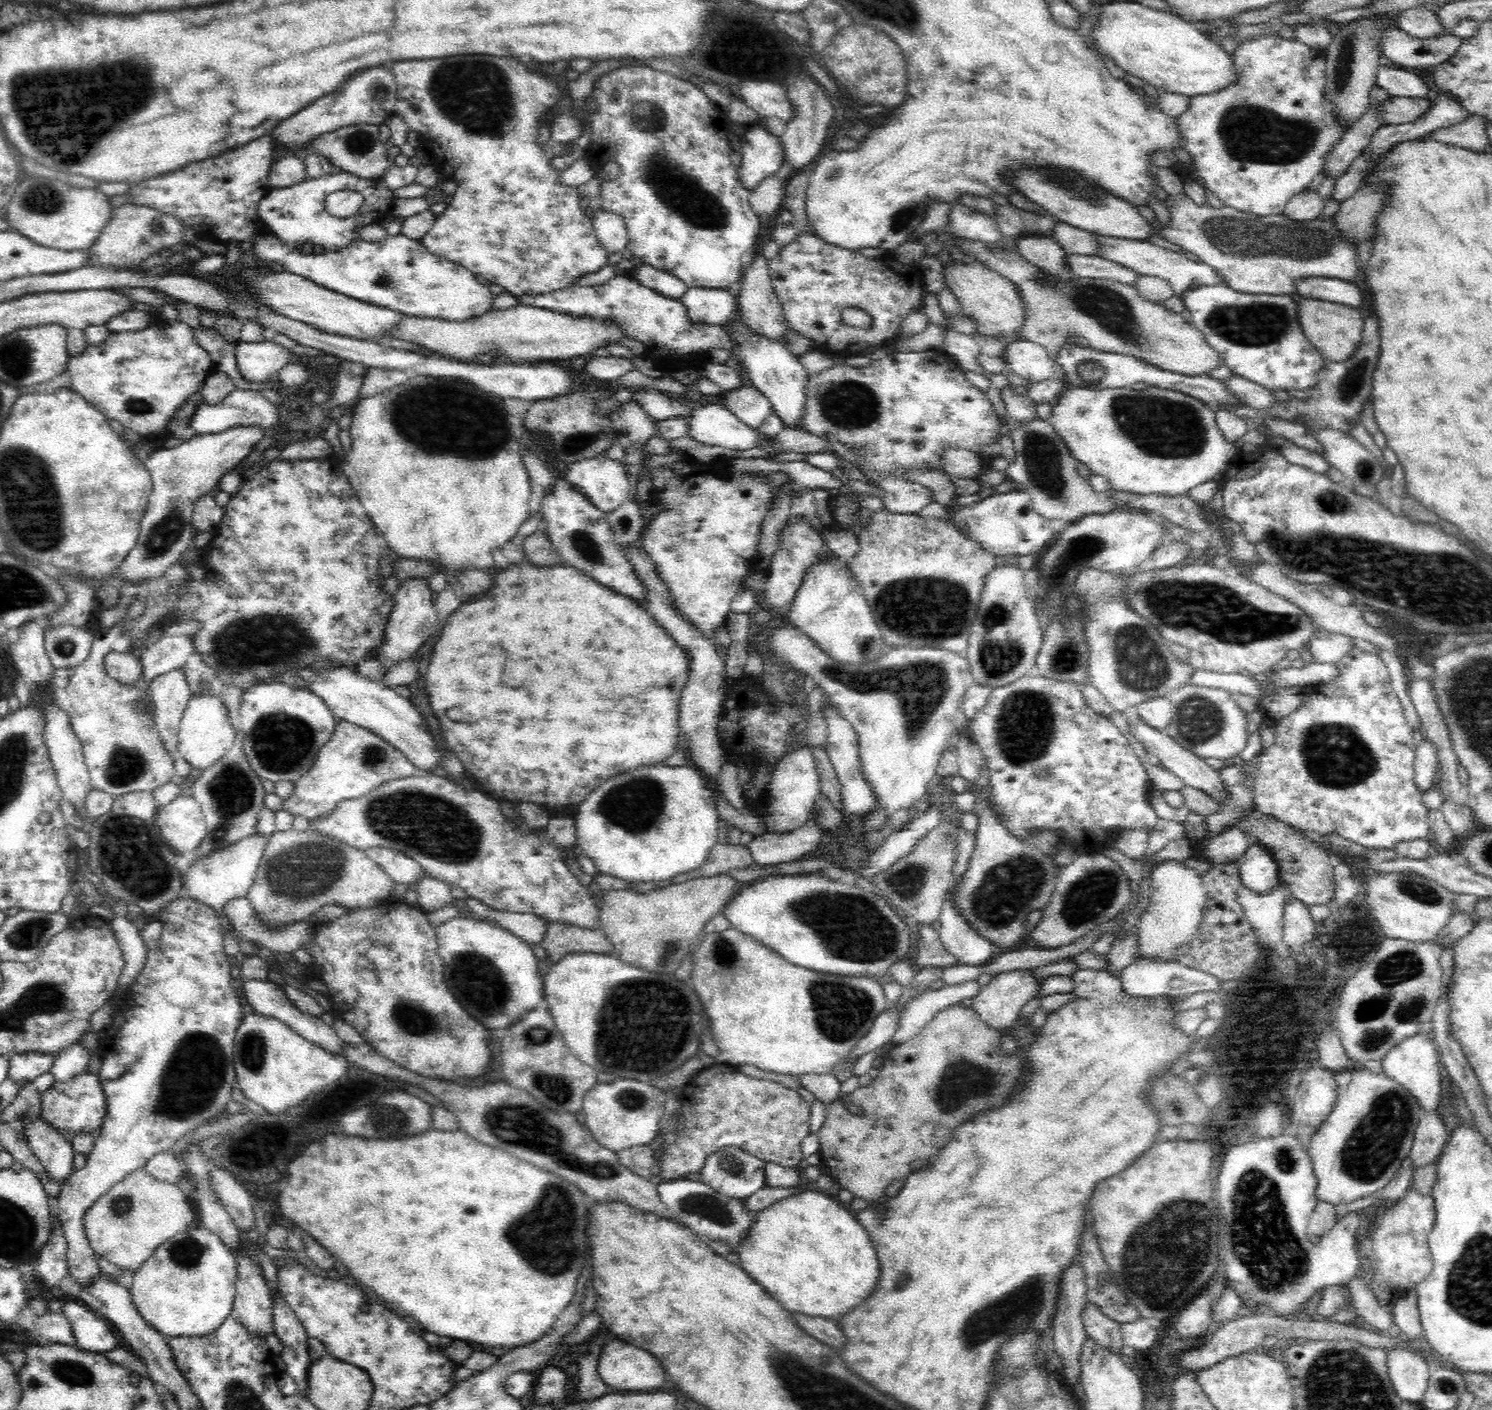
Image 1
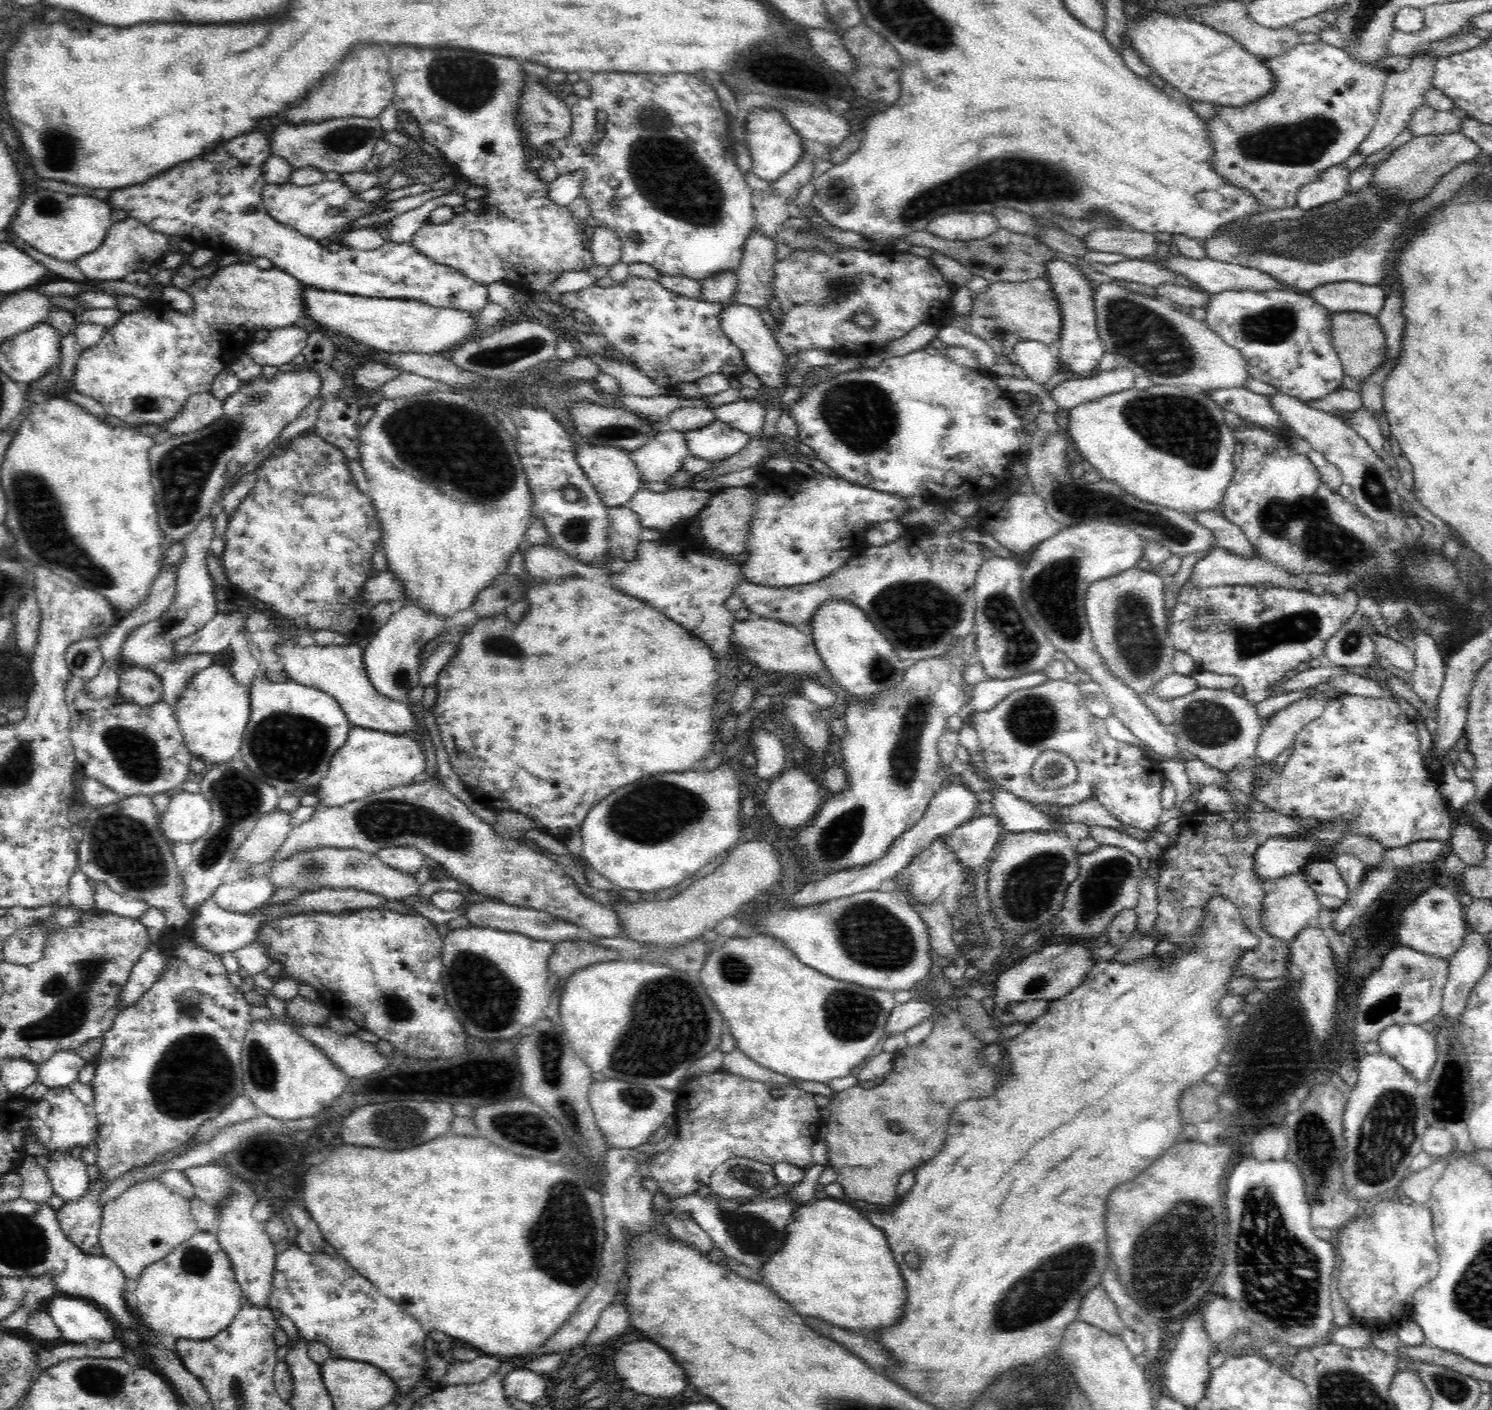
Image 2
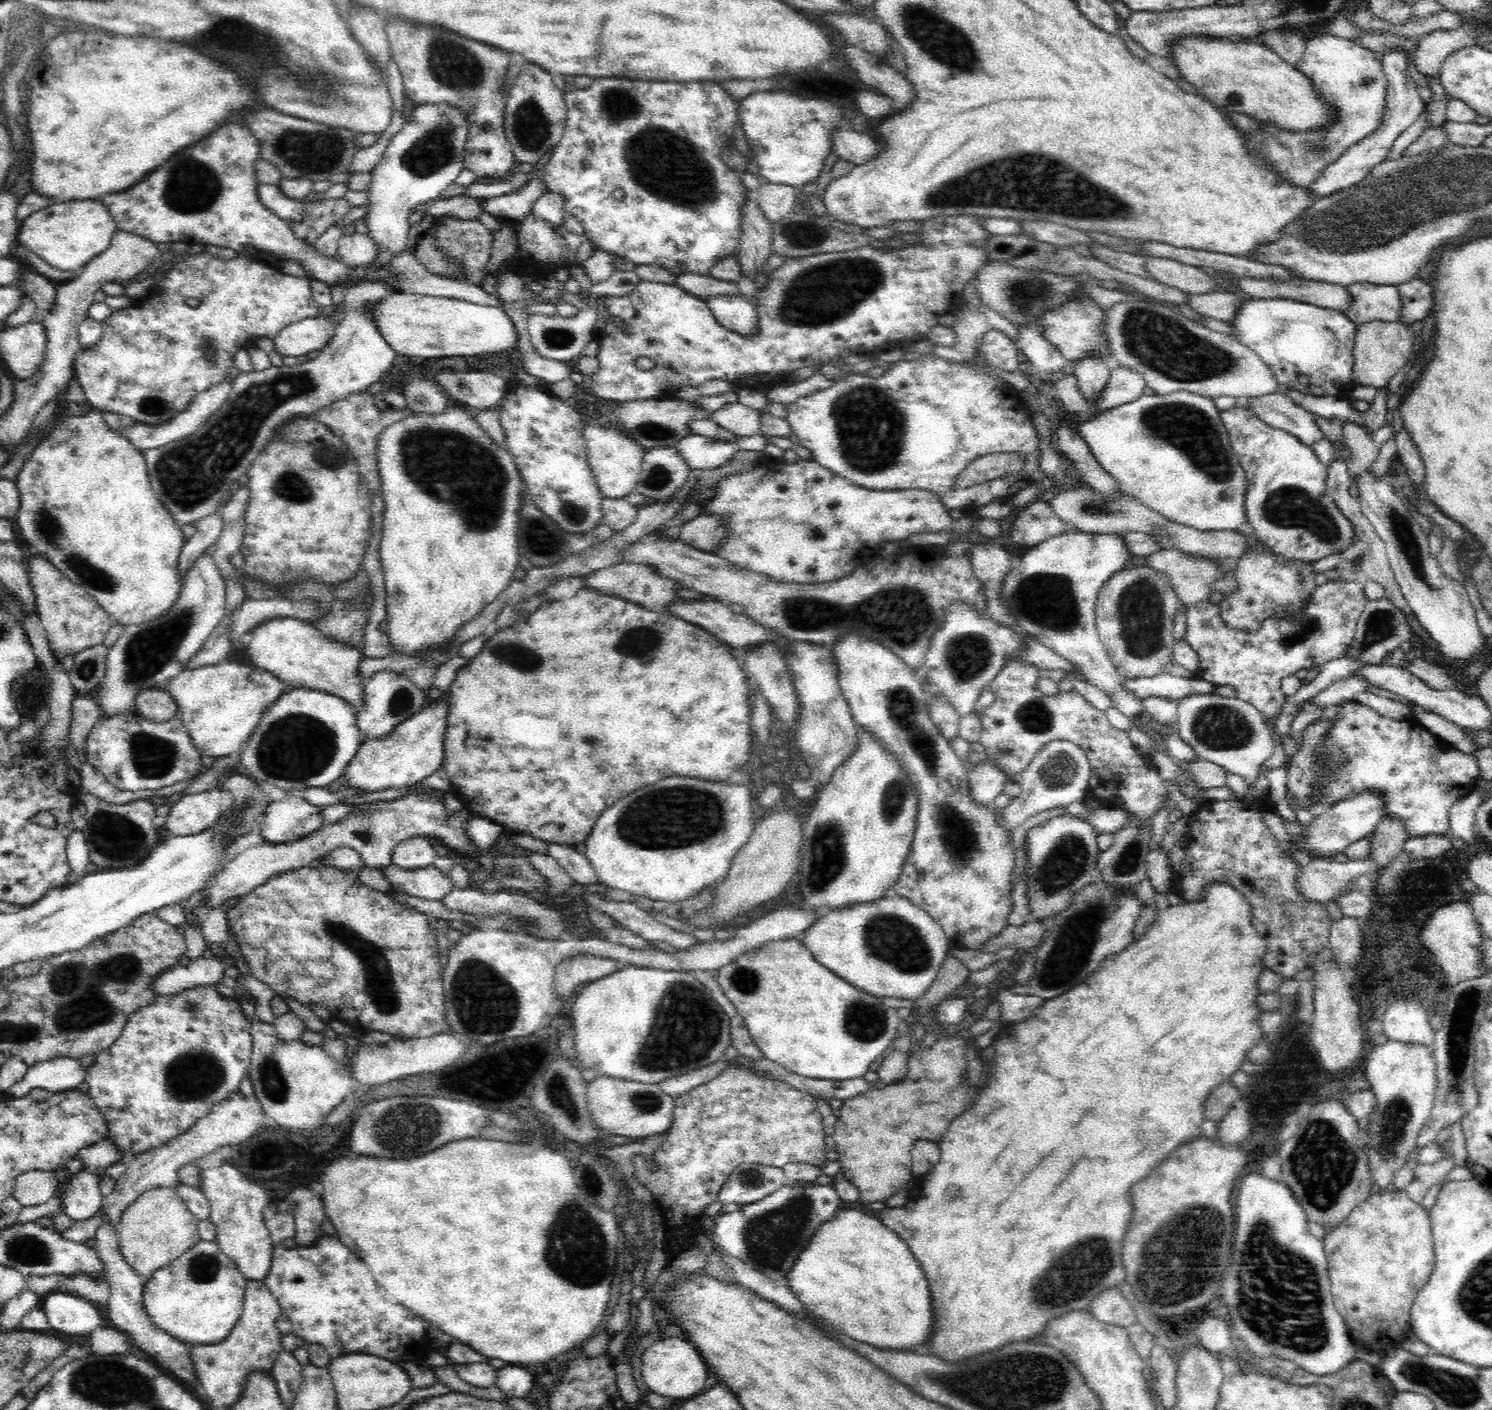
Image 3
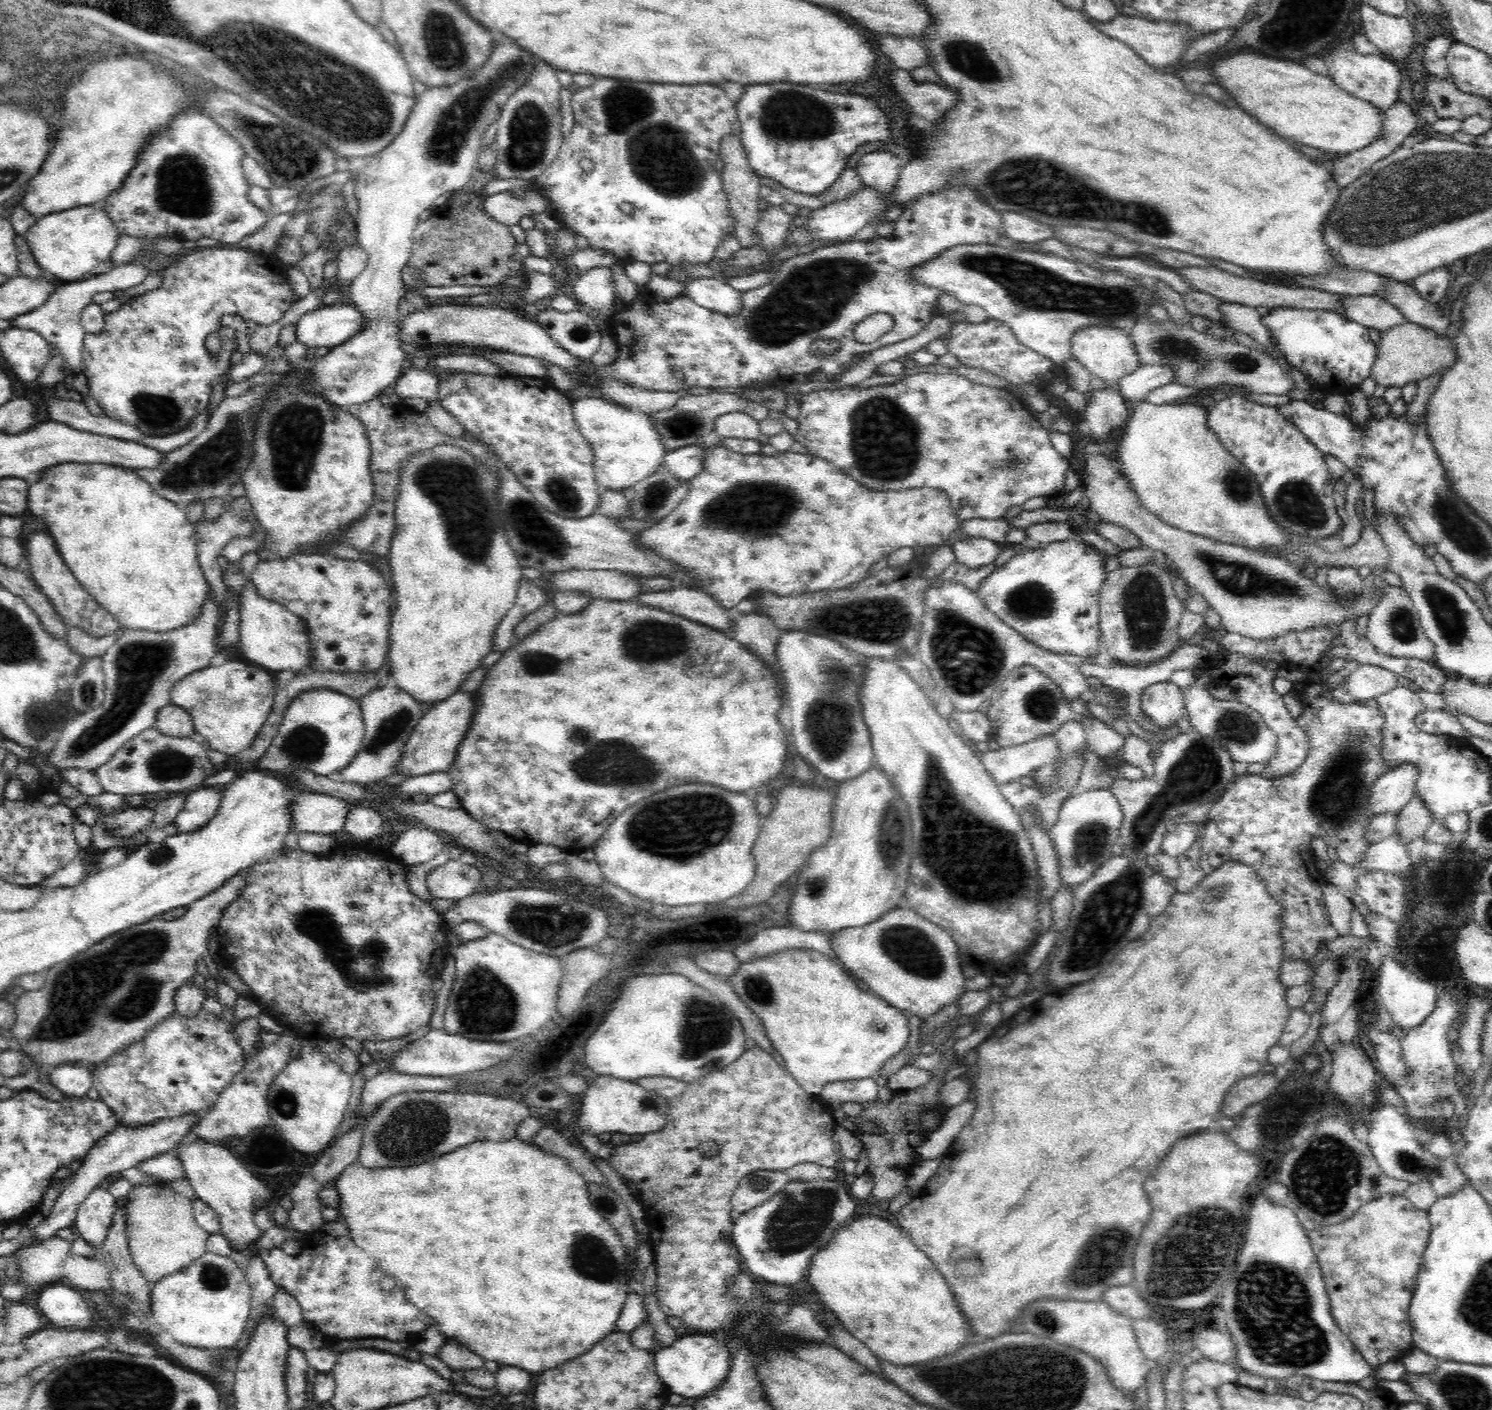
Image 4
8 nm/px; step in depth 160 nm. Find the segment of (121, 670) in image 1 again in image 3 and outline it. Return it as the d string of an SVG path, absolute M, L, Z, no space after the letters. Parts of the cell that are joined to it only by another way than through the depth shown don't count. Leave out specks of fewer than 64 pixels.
M148 688L136 696L137 712L152 722L168 722L178 713L178 704L167 688Z

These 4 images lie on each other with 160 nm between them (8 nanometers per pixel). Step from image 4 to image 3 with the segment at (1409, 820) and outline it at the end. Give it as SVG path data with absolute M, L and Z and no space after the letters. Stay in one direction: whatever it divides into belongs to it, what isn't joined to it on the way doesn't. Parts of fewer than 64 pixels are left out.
M1390 816L1382 818L1370 838L1372 840L1370 857L1382 869L1388 867L1388 863L1394 858L1400 859L1407 850L1407 843L1410 840L1403 820Z

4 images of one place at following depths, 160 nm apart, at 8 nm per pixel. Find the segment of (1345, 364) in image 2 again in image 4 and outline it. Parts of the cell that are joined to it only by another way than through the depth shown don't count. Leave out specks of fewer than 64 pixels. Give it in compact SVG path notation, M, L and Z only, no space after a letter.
M1412 322L1396 326L1381 334L1381 342L1377 345L1377 358L1372 366L1371 378L1374 378L1380 387L1404 387L1411 382L1419 383L1421 380L1432 376L1432 374L1444 375L1458 361L1458 348L1454 341L1446 336L1438 335L1434 330Z

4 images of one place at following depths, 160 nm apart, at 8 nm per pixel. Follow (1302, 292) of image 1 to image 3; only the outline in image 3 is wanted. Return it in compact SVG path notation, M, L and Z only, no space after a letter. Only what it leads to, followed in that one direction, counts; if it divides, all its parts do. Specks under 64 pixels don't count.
M1356 282L1346 289L1352 294L1352 304L1344 314L1357 326L1374 320L1397 322L1403 318L1398 285Z

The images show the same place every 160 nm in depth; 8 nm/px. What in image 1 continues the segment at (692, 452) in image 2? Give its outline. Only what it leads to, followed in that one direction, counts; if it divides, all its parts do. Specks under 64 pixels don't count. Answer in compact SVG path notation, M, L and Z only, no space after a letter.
M722 404L695 406L689 420L689 437L708 446L740 451L758 448L757 434L758 429L744 424Z

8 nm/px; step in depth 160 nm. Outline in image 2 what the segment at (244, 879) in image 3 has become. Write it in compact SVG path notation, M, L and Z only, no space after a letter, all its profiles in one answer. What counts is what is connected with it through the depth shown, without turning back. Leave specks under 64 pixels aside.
M438 777L394 786L343 806L318 809L310 820L293 828L272 860L254 874L294 857L296 852L322 846L377 854L384 848L408 845L446 869L449 878L467 884L480 894L502 903L546 911L578 925L585 935L598 938L625 936L625 928L613 906L601 905L598 900L583 894L575 881L565 874L564 868L546 855L520 844L519 840L500 839L494 826L483 822L466 804L450 794Z

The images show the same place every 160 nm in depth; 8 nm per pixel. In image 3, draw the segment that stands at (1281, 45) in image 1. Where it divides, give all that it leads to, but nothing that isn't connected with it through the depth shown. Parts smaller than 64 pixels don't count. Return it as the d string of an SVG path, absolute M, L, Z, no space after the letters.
M1320 34L1306 42L1304 58L1296 64L1300 71L1310 77L1316 91L1337 110L1337 118L1322 130L1290 132L1273 124L1259 122L1263 131L1247 135L1248 149L1262 157L1272 169L1278 171L1280 179L1308 187L1322 174L1326 166L1336 162L1345 150L1365 139L1380 126L1386 111L1387 76L1374 52L1354 39L1332 34Z

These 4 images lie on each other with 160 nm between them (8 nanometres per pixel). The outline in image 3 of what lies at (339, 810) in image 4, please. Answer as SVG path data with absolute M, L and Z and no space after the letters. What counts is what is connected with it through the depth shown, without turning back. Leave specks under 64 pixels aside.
M300 793L267 808L261 836L270 843L285 843L305 838L325 826L321 808L310 805Z

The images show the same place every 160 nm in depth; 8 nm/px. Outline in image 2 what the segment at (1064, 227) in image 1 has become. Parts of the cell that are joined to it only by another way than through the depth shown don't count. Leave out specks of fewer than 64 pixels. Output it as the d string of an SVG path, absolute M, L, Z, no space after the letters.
M1097 226L1085 238L1086 247L1096 252L1114 252L1134 259L1152 260L1156 256L1156 236L1134 229L1119 229L1114 226Z

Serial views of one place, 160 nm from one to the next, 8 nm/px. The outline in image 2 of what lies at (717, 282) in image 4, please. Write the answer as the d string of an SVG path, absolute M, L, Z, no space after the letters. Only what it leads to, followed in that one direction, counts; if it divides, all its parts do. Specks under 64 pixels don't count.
M740 303L726 304L721 307L721 328L731 339L731 342L742 350L747 370L752 371L760 381L762 387L780 388L785 383L791 372L786 372L787 362L782 349L774 339L773 332L764 323L761 312L758 309Z

